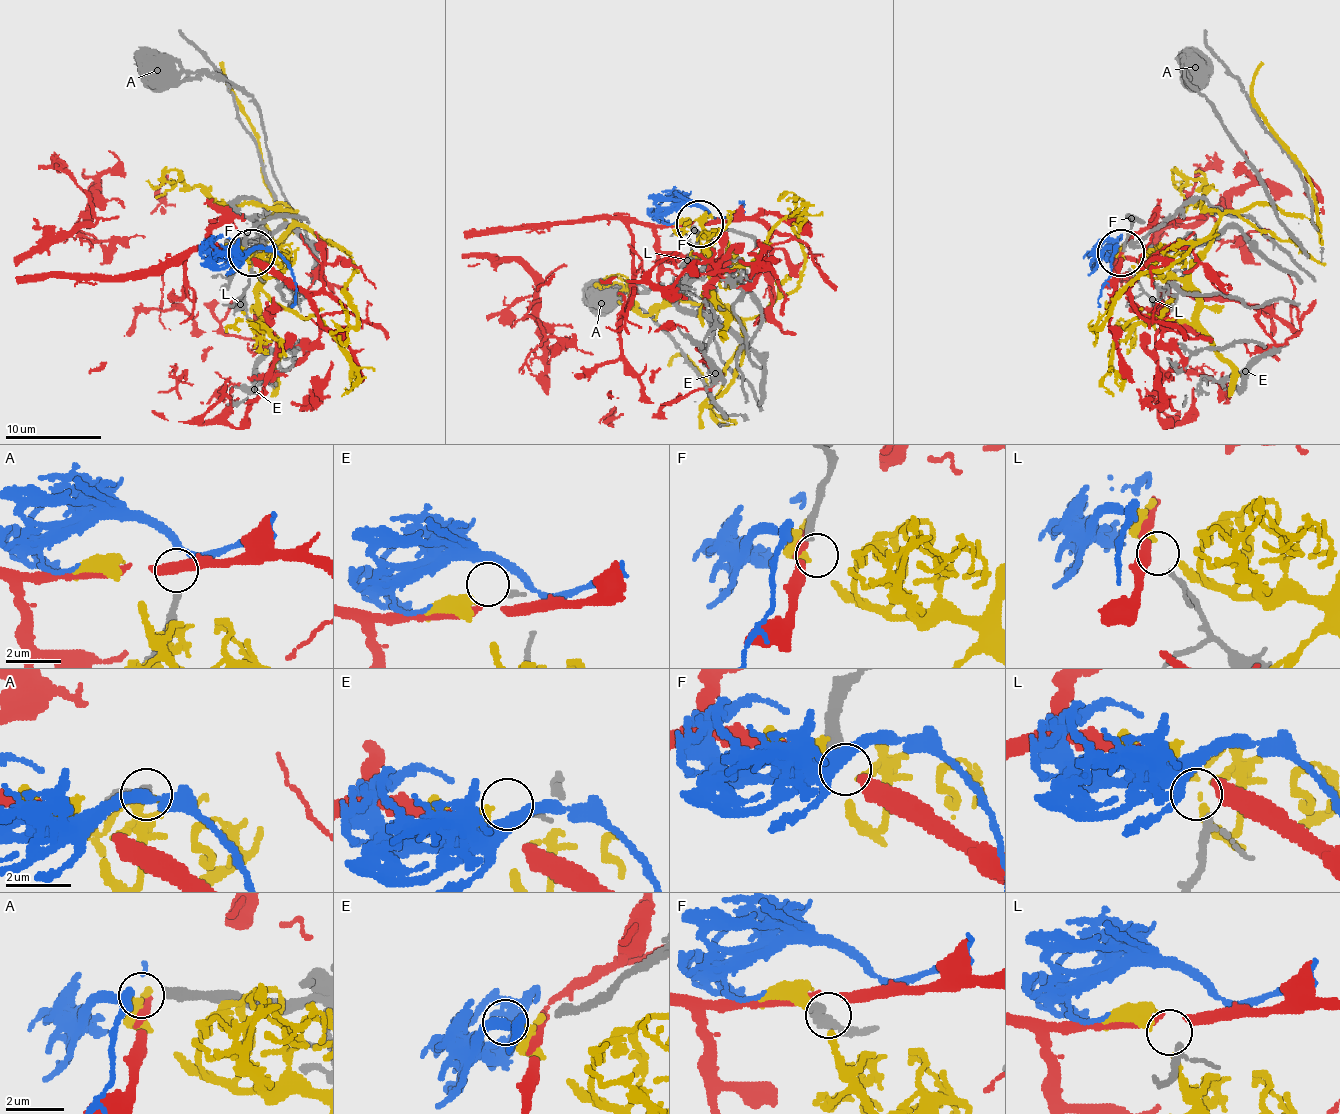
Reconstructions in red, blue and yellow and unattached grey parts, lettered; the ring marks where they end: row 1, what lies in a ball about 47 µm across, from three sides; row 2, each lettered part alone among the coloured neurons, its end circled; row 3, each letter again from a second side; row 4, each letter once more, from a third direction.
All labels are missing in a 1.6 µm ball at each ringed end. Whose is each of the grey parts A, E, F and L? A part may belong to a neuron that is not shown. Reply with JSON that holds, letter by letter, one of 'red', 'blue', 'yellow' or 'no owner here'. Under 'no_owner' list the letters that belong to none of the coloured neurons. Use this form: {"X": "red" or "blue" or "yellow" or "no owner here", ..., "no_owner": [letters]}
{"A": "blue", "E": "no owner here", "F": "no owner here", "L": "red", "no_owner": ["E", "F"]}

